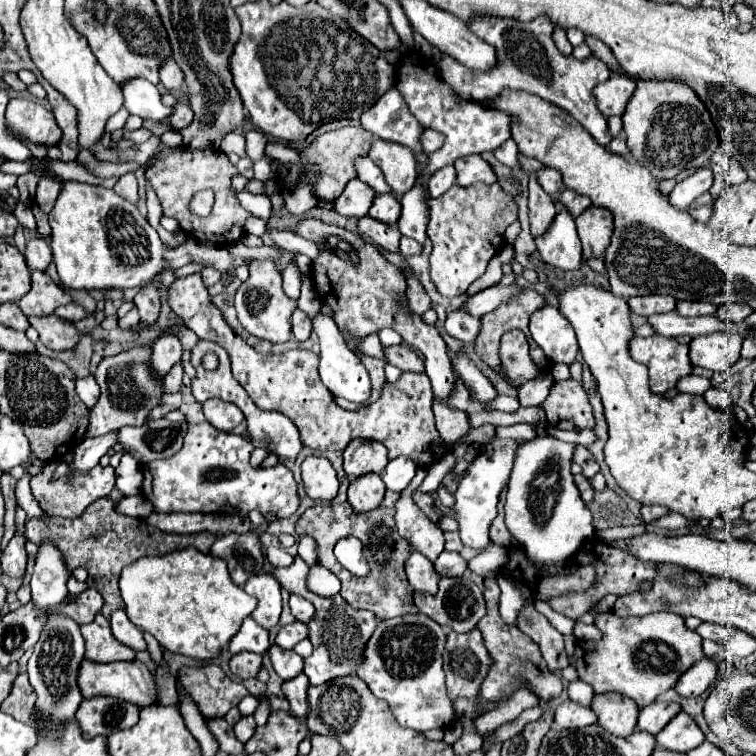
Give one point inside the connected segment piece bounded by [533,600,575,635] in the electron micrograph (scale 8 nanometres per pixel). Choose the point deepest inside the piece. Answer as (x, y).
(563, 624)

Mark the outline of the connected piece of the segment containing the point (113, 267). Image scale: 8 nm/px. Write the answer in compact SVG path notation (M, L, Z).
M65 182L63 190L49 214L49 226L51 226L51 250L53 250L53 262L57 264L57 272L61 282L67 288L75 290L107 290L107 288L137 288L147 282L151 282L157 274L163 270L175 270L185 264L203 264L217 268L221 274L225 274L229 268L237 268L243 264L243 260L235 260L229 256L229 252L223 246L217 246L213 242L201 242L187 236L187 242L183 242L177 248L167 248L155 228L139 214L137 206L127 202L125 198L117 196L113 190L107 188L95 188L83 182Z

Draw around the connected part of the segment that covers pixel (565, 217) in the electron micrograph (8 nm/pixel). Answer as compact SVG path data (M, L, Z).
M565 208L557 212L549 232L543 234L541 238L537 238L535 244L537 244L537 250L543 258L543 262L547 262L559 270L565 270L565 272L579 270L583 264L577 228Z

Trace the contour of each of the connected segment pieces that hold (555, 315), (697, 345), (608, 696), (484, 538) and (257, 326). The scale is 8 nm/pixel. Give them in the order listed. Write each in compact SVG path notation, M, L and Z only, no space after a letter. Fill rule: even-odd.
M543 306L531 314L531 338L543 348L549 362L573 364L577 356L577 338L569 320L553 306Z
M737 332L697 336L689 344L689 360L693 366L701 366L711 372L725 372L739 360L741 344L743 336Z
M619 692L595 694L591 708L597 714L597 724L611 734L629 736L635 732L639 706L633 698Z
M497 440L497 442L489 442L485 448L485 454L479 454L479 458L475 458L469 468L467 468L467 476L459 482L459 488L455 492L455 514L457 514L457 522L459 522L459 534L461 534L461 542L467 548L473 550L481 550L485 548L491 540L489 540L489 524L493 522L493 518L497 516L497 500L499 500L499 492L507 486L509 482L509 474L513 468L513 454L517 450L521 442L517 440Z
M271 258L265 260L253 260L249 264L249 278L237 288L235 294L235 308L239 322L243 328L263 340L269 340L273 344L287 342L291 338L291 314L297 308L297 302L291 300L283 288L281 288L281 274Z

